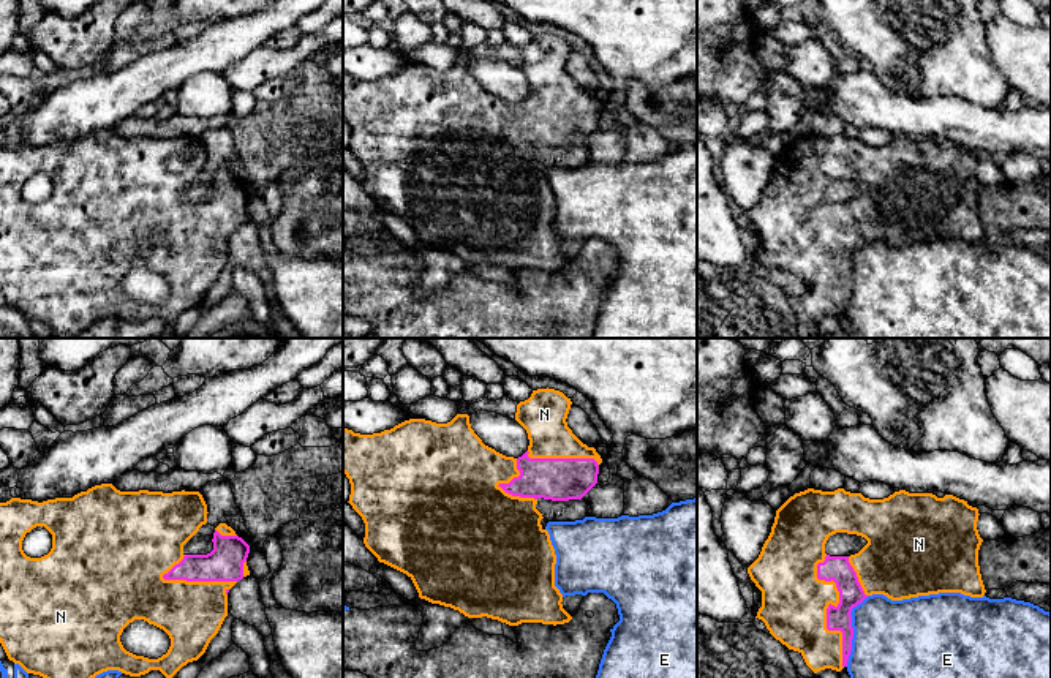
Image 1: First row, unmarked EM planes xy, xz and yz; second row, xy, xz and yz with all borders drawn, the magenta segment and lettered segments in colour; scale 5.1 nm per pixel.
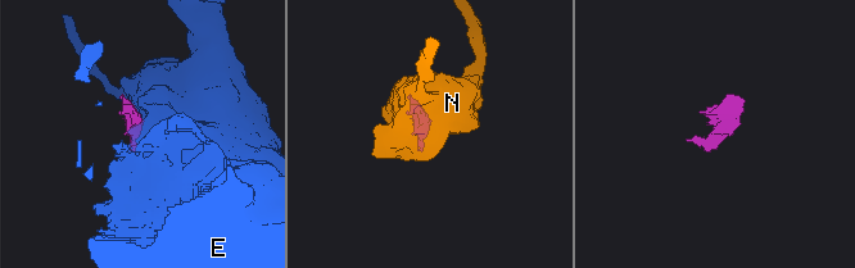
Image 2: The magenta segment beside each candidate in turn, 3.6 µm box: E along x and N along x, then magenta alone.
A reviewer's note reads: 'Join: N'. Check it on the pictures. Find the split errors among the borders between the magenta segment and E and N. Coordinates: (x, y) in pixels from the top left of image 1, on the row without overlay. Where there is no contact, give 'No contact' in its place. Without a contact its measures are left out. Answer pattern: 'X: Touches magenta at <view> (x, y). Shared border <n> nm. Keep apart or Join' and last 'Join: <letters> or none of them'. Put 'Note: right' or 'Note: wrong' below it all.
E: Touches magenta at yz (852, 275). Shared border 380 nm. Keep apart
N: Touches magenta at yz (828, 253). Shared border 600 nm. Join
Join: N
Note: right

